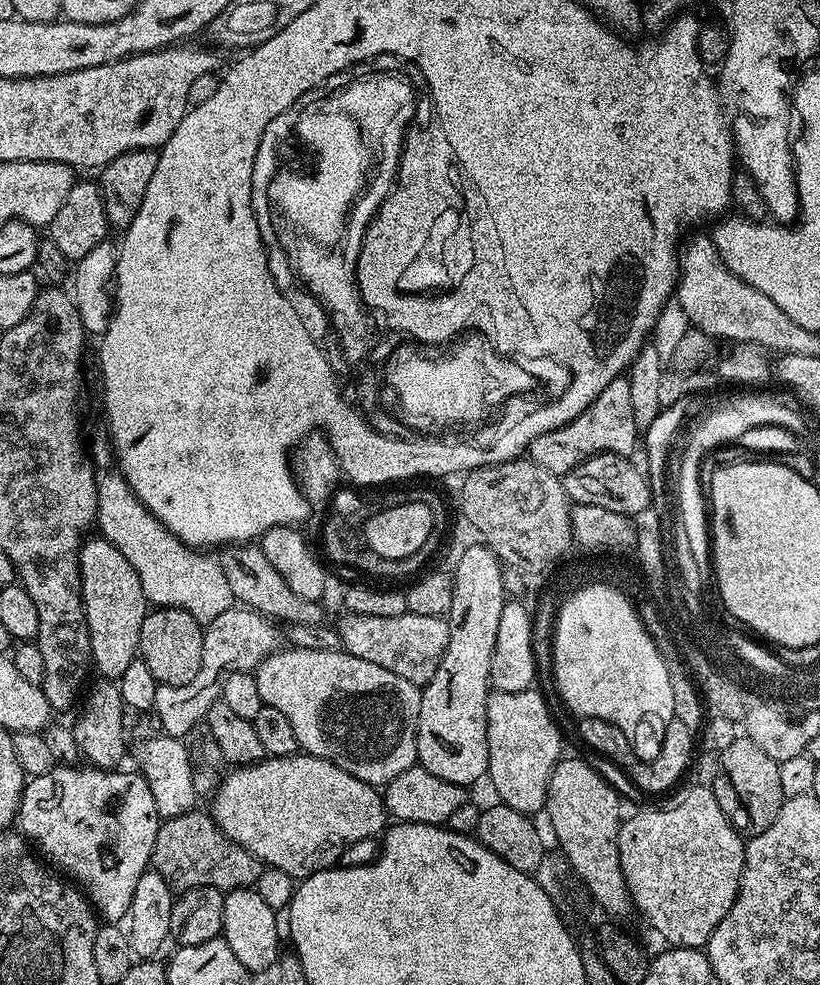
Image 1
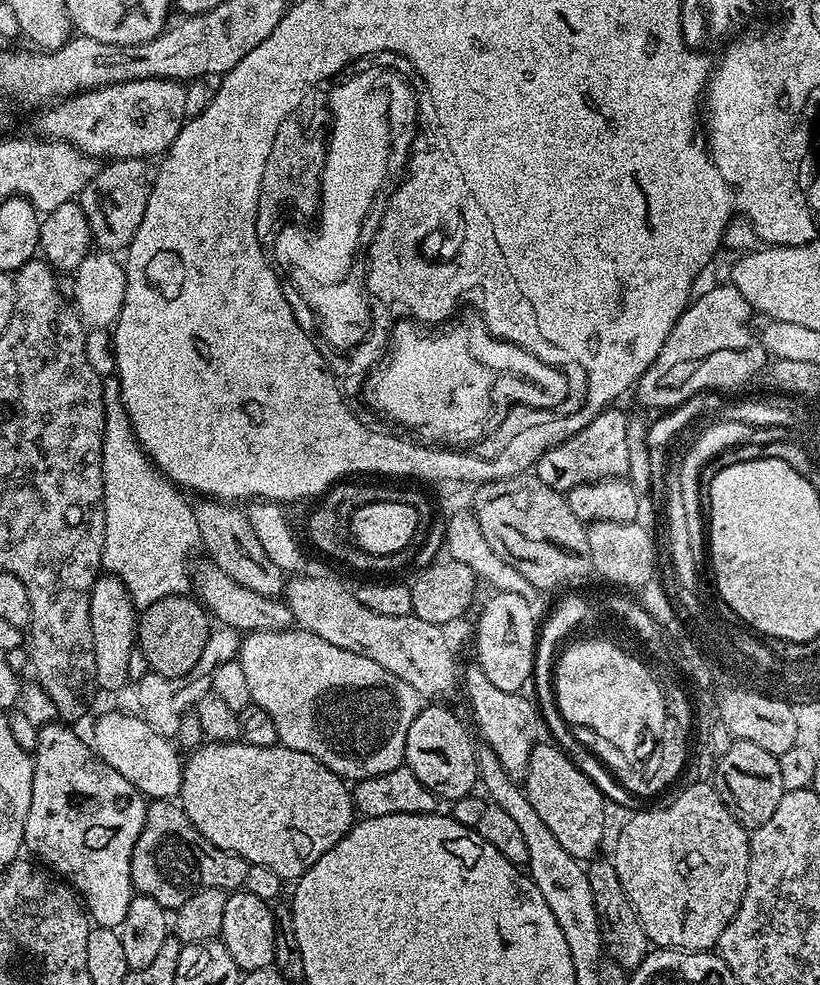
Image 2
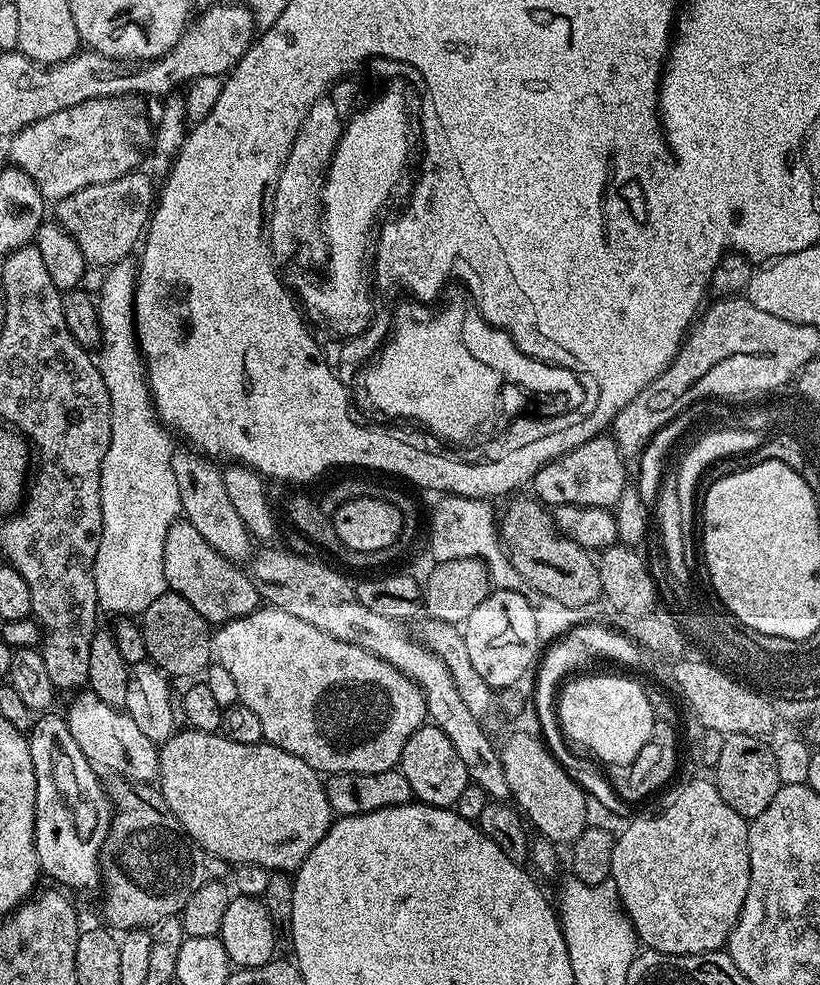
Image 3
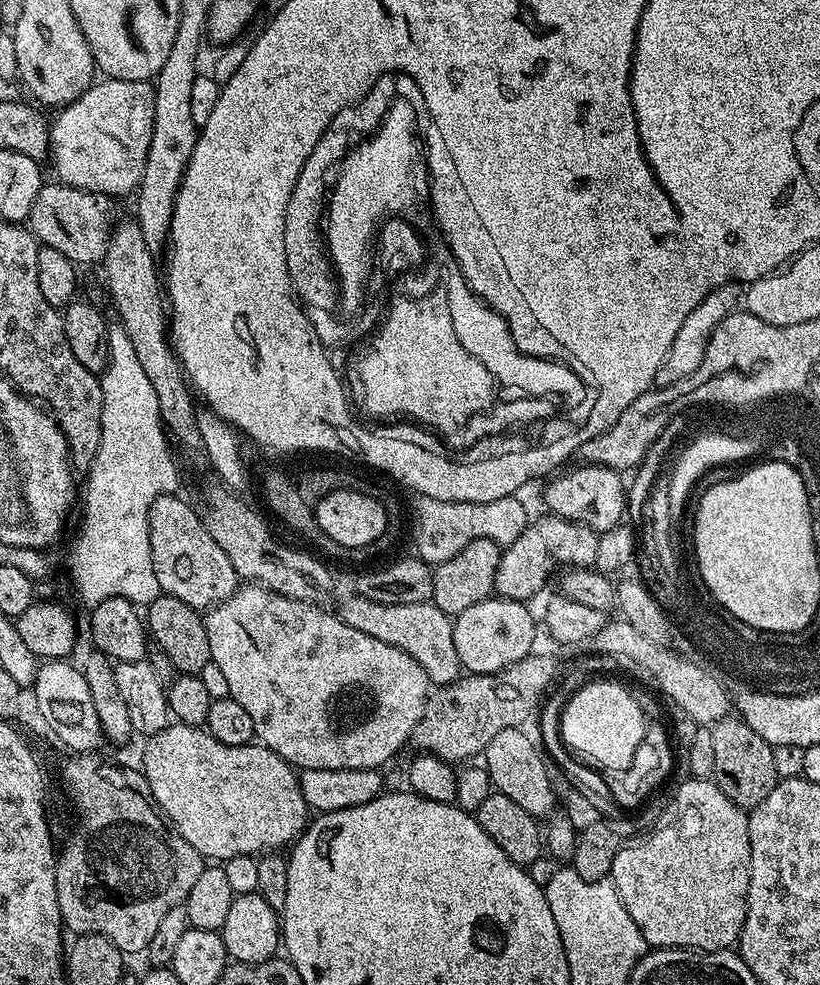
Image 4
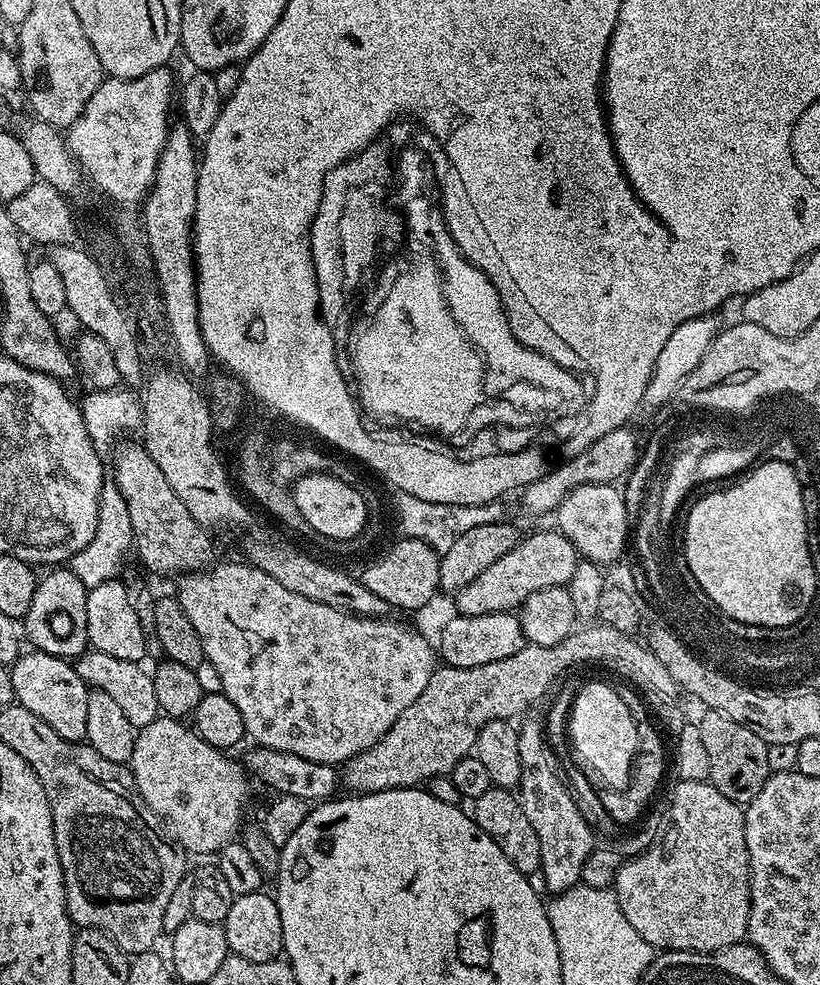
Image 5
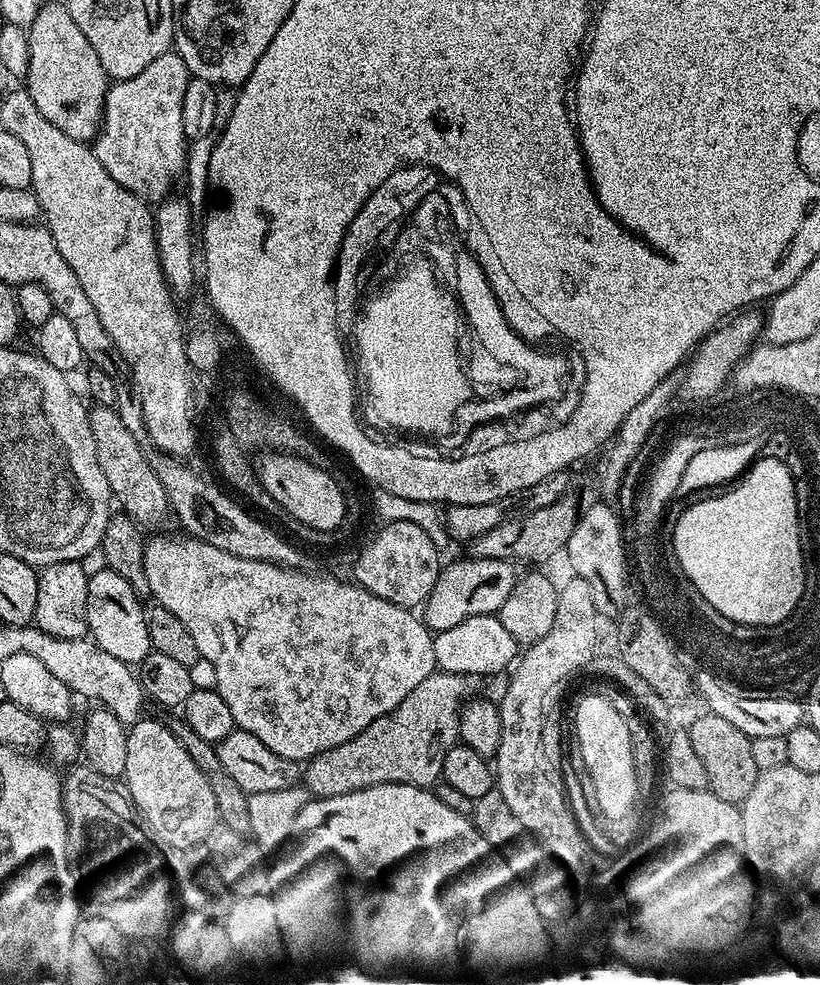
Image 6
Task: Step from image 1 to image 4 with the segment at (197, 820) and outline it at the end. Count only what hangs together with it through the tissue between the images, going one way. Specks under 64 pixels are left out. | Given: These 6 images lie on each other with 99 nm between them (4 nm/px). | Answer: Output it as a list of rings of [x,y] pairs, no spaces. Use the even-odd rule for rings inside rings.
[[[82,752],[67,757],[60,776],[76,807],[80,821],[68,836],[56,858],[56,893],[64,927],[76,936],[105,936],[125,954],[143,953],[154,938],[166,910],[181,907],[190,894],[198,874],[206,867],[205,857],[194,850],[168,823],[156,804],[143,771],[123,768],[112,760],[103,760],[96,752]]]

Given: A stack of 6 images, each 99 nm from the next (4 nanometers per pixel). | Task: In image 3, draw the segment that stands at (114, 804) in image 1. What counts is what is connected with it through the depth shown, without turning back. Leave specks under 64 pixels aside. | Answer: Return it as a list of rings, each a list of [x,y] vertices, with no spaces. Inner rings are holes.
[[[48,710],[37,715],[27,733],[30,746],[30,758],[34,762],[34,778],[36,779],[36,853],[41,873],[52,880],[57,880],[65,889],[96,888],[102,884],[100,854],[104,851],[104,843],[108,837],[108,827],[112,824],[114,809],[112,799],[104,788],[104,780],[97,769],[82,754],[82,746],[74,742],[74,734],[70,734],[68,721],[63,715],[55,716],[55,711]]]

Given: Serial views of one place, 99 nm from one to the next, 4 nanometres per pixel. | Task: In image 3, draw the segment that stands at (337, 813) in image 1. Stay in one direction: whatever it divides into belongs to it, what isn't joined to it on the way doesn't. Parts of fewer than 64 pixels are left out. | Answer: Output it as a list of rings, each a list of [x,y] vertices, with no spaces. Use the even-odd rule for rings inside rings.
[[[177,730],[159,745],[158,751],[158,787],[162,798],[166,798],[166,806],[170,806],[174,818],[178,818],[193,844],[202,846],[220,860],[228,861],[229,865],[253,864],[272,872],[295,873],[310,850],[322,842],[332,824],[334,813],[326,798],[321,773],[302,762],[302,758],[294,758],[294,754],[286,754],[286,750],[278,746],[267,742],[234,742],[220,732]]]

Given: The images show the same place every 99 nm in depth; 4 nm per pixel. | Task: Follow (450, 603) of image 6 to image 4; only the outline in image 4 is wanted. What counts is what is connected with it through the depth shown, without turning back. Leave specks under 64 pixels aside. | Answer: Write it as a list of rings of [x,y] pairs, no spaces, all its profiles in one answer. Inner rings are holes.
[[[543,515],[537,520],[535,517],[517,540],[501,551],[494,589],[497,597],[528,602],[531,596],[538,595],[547,586],[552,575],[555,577],[561,570],[592,568],[595,565],[600,537],[593,528],[564,520],[561,516]]]

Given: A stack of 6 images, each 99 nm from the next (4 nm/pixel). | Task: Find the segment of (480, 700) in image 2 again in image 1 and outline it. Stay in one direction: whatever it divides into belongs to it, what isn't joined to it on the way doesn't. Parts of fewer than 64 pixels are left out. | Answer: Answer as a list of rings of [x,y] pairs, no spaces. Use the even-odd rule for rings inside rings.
[[[535,687],[527,688],[521,692],[497,692],[492,690],[489,691],[488,701],[486,702],[486,734],[488,735],[487,783],[492,783],[492,788],[496,791],[495,799],[499,801],[499,803],[510,806],[519,812],[527,812],[529,814],[536,814],[536,811],[539,813],[541,809],[543,809],[546,798],[548,797],[548,783],[552,777],[552,772],[562,759],[562,753],[560,753],[560,728],[556,725],[556,720],[552,717],[552,712],[548,709],[548,704],[544,701],[543,694],[536,691],[537,689]]]

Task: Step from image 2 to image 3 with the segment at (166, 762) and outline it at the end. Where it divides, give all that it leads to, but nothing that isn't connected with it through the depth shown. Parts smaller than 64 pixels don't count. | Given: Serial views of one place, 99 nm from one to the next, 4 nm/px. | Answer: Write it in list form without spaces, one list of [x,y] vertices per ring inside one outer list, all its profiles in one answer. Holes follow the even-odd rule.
[[[90,690],[77,691],[71,697],[71,700],[72,705],[69,706],[68,712],[66,711],[70,734],[74,734],[74,742],[78,742],[78,746],[82,746],[82,754],[86,754],[86,758],[90,763],[100,770],[109,768],[107,770],[109,773],[124,776],[127,780],[152,782],[159,777],[160,753],[157,741],[146,738],[146,734],[142,734],[142,730],[138,730],[134,718],[129,716],[127,711],[102,702],[102,698],[98,698],[98,694],[94,694]]]

